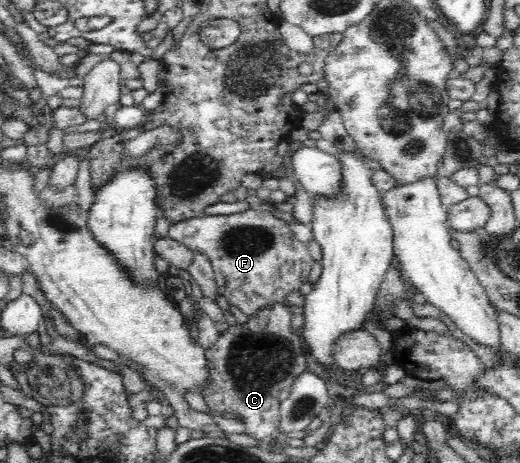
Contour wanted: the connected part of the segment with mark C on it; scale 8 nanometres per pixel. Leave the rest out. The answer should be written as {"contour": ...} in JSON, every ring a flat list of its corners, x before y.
{"contour":[[274,301,256,309,244,324,234,324,226,332,219,334,219,338,205,350,210,365,210,377,214,382,206,390,202,390,202,397,213,411,240,418,244,423,244,434,266,442,274,436,280,422,280,392,289,389,299,376,308,370,308,352,304,339,290,328,292,320,291,305,287,301]]}

